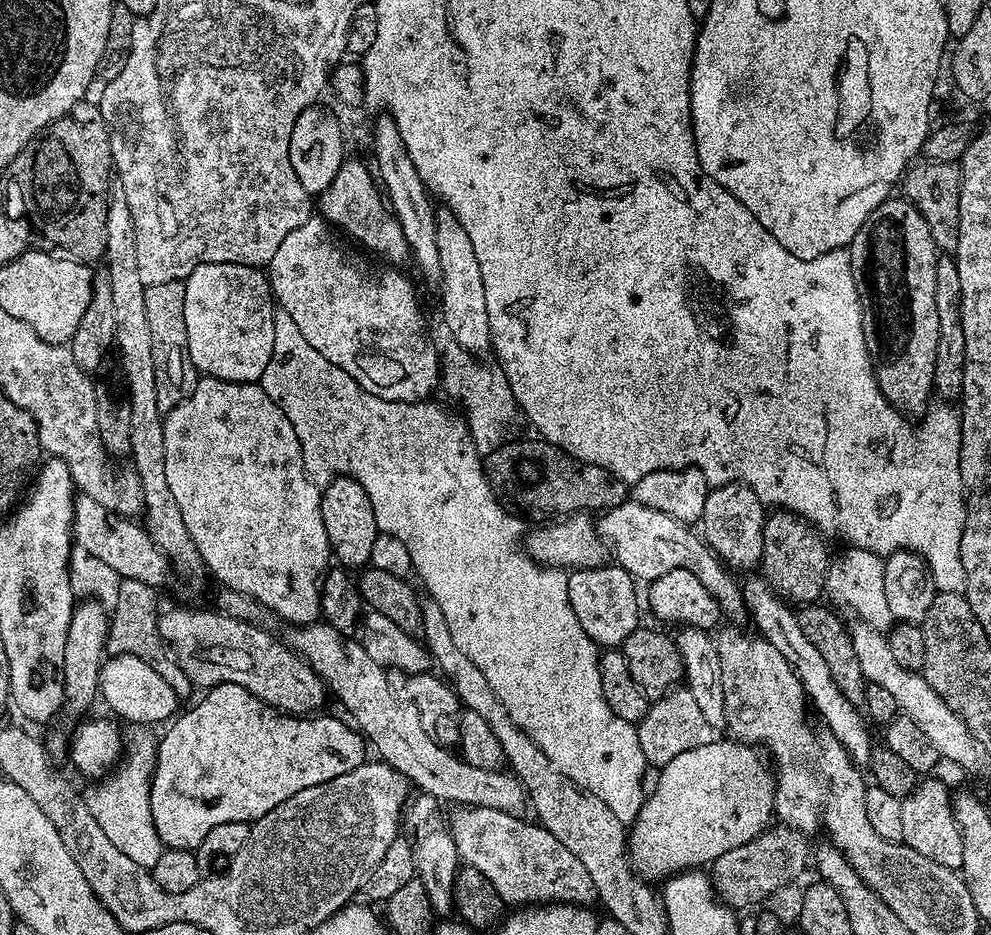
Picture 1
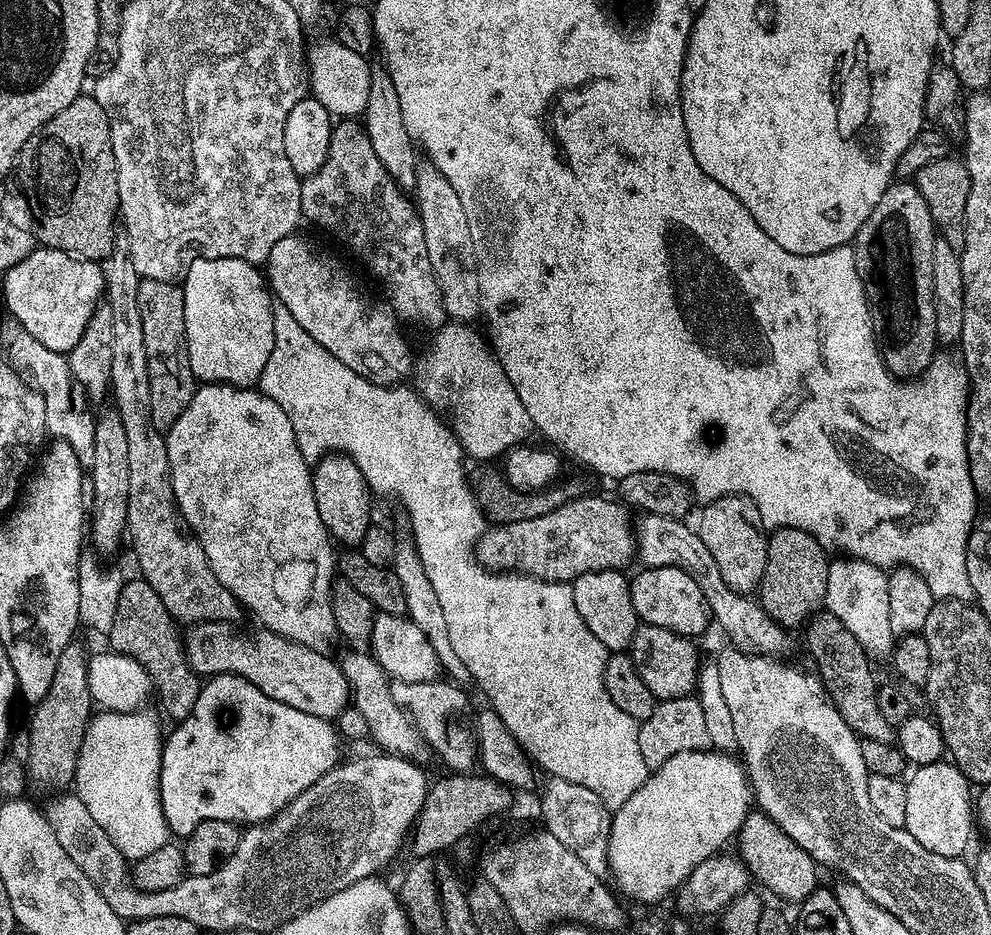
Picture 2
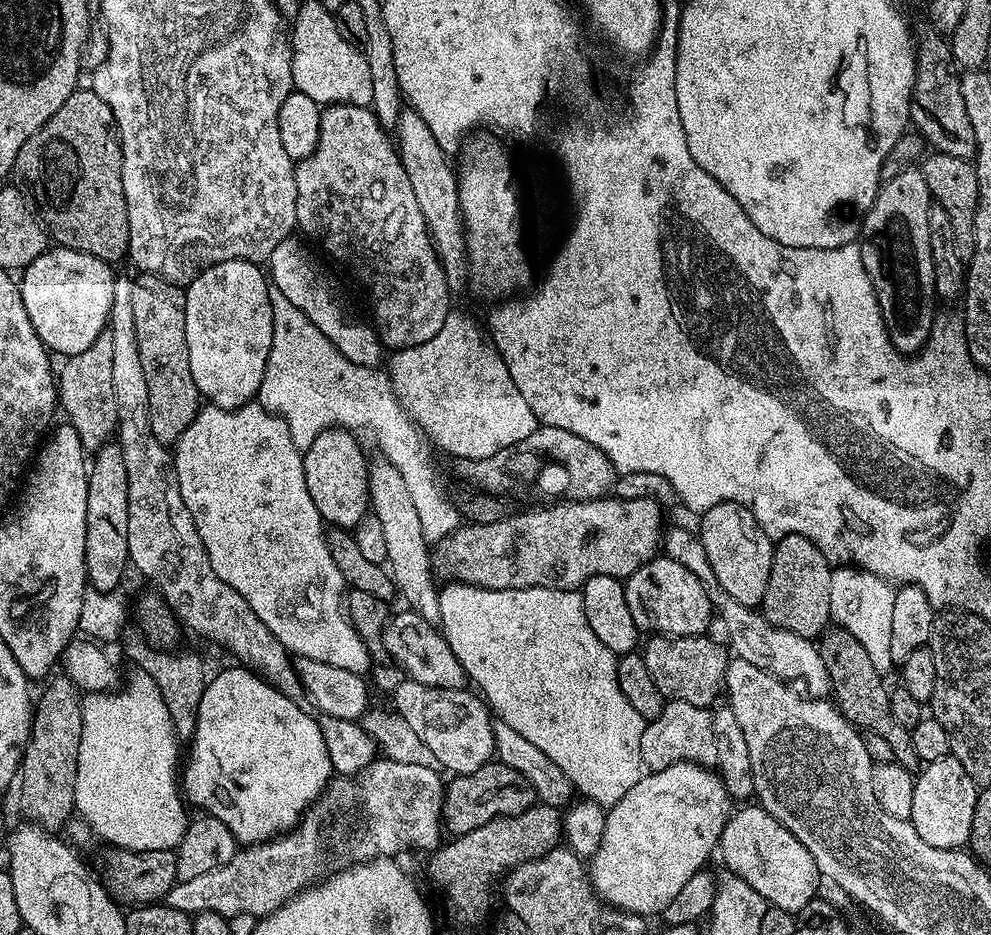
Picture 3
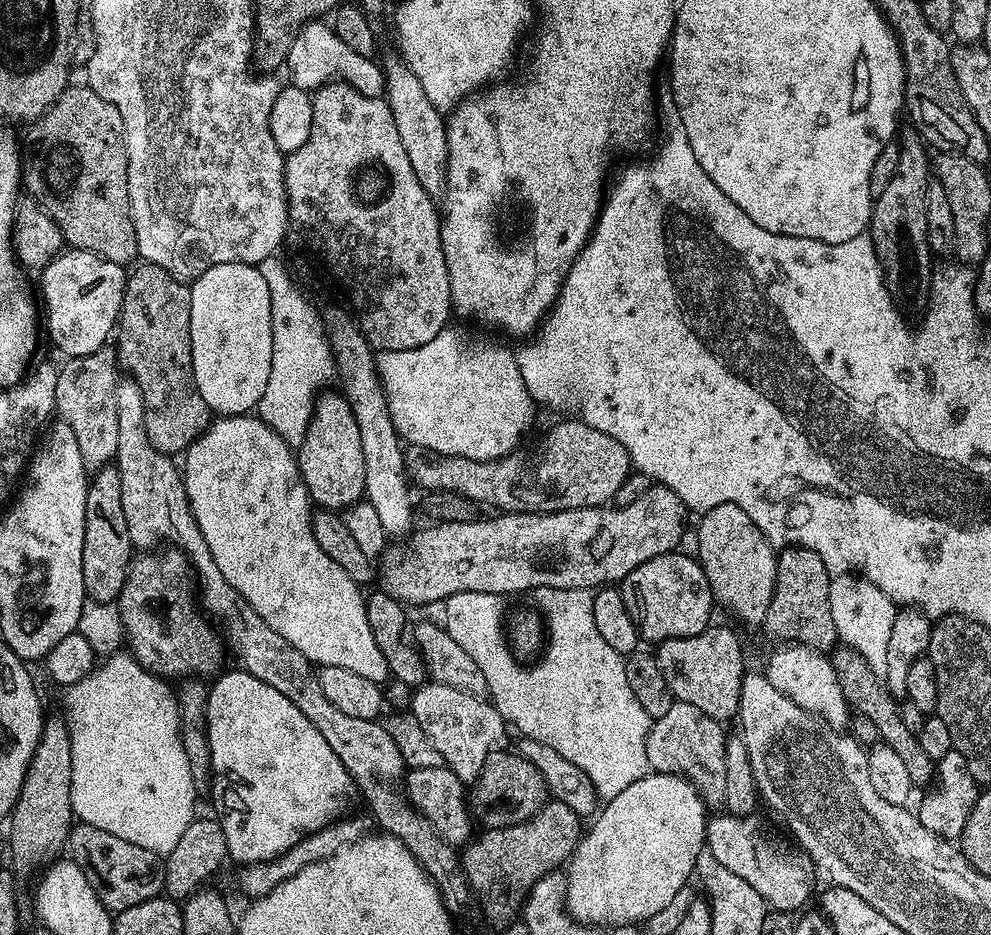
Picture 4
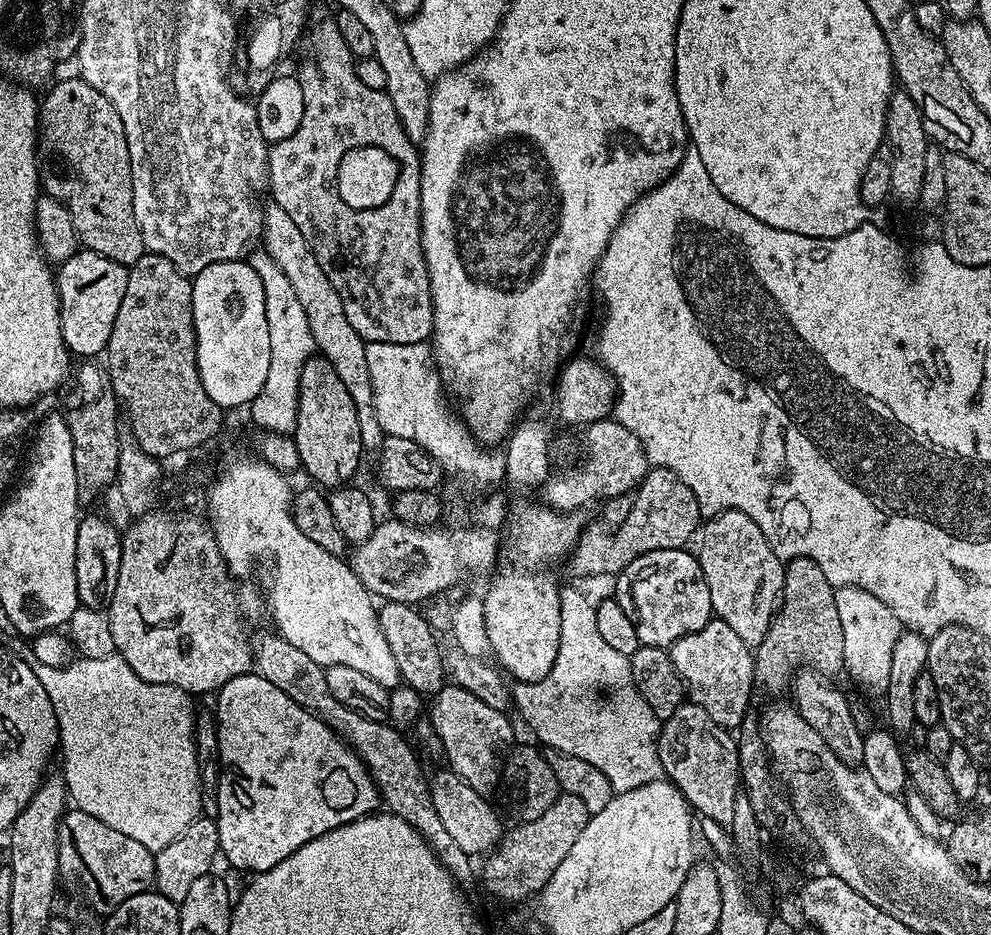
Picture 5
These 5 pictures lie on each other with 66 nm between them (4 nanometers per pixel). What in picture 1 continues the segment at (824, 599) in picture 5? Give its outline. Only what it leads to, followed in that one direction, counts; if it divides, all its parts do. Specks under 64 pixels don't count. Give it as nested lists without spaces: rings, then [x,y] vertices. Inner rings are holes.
[[[783,510],[767,513],[764,522],[762,575],[777,596],[793,605],[803,606],[819,601],[825,595],[830,551],[823,543],[827,544],[815,527],[801,516]]]

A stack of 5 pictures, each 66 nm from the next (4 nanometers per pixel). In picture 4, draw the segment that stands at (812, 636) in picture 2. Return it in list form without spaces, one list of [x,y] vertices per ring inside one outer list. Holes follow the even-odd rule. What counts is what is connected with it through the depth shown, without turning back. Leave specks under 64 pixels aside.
[[[837,646],[831,649],[830,659],[834,666],[834,674],[838,674],[838,683],[842,685],[842,694],[846,694],[849,709],[855,715],[870,718],[878,730],[880,740],[899,754],[901,761],[910,773],[910,782],[914,786],[931,785],[934,780],[934,762],[922,754],[922,742],[918,742],[915,734],[906,730],[905,723],[900,717],[900,708],[895,698],[889,694],[884,681],[866,666],[866,660],[853,648]]]

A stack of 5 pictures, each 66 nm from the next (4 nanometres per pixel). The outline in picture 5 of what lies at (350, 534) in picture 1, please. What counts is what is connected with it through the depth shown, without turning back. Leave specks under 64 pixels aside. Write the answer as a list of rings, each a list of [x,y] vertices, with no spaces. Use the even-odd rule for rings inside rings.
[[[323,358],[307,360],[302,366],[294,439],[303,471],[308,471],[317,480],[313,481],[324,490],[347,485],[351,481],[348,479],[359,470],[360,459],[365,459],[354,398],[350,398],[346,386],[342,386],[342,378],[334,374],[334,366]]]

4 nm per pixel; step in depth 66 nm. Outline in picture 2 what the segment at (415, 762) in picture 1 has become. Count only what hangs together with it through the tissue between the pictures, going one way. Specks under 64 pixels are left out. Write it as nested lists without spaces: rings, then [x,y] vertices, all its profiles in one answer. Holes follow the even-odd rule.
[[[345,651],[344,660],[339,661],[340,669],[346,674],[346,682],[350,700],[354,707],[362,712],[362,718],[367,724],[367,731],[381,744],[385,753],[402,756],[413,762],[419,761],[419,756],[426,752],[426,740],[417,730],[413,717],[407,711],[400,709],[398,701],[392,697],[393,685],[388,673],[382,670],[375,656],[368,652]]]

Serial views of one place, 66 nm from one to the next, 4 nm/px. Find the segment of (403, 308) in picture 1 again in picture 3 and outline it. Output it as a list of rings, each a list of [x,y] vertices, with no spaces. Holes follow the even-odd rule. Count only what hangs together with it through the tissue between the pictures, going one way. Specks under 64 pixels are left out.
[[[296,238],[283,240],[278,242],[278,246],[274,246],[274,254],[270,254],[266,261],[266,272],[270,277],[271,287],[282,290],[282,294],[286,294],[286,298],[290,298],[290,302],[294,302],[294,306],[298,306],[298,310],[302,310],[302,314],[306,314],[306,318],[310,318],[310,322],[314,322],[314,326],[318,326],[318,330],[322,330],[322,334],[330,338],[332,345],[347,360],[362,364],[365,368],[381,367],[380,359],[383,358],[384,352],[386,356],[386,348],[381,344],[375,327],[371,323],[348,324],[343,310],[336,305],[331,290],[320,281],[320,276],[312,265],[311,254]]]

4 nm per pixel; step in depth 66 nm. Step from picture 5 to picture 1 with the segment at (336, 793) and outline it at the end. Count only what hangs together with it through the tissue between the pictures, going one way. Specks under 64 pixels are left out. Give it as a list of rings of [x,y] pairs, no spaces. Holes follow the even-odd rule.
[[[219,684],[207,689],[201,696],[204,697],[189,712],[181,711],[163,729],[163,731],[165,730],[164,737],[161,735],[158,740],[156,769],[152,773],[150,810],[154,818],[154,826],[158,830],[158,838],[165,848],[195,850],[202,842],[202,838],[206,838],[206,834],[210,834],[210,830],[214,826],[218,826],[222,822],[251,822],[262,818],[270,810],[274,810],[274,806],[278,806],[282,802],[286,802],[286,798],[298,794],[298,790],[306,790],[306,786],[318,786],[318,782],[330,782],[330,778],[338,778],[338,774],[346,774],[359,764],[365,763],[365,737],[357,729],[343,725],[342,722],[338,722],[337,718],[332,718],[330,715],[316,714],[311,718],[301,718],[291,714],[278,714],[277,709],[272,708],[265,700],[259,700],[258,697],[250,694],[250,690],[233,684]]]

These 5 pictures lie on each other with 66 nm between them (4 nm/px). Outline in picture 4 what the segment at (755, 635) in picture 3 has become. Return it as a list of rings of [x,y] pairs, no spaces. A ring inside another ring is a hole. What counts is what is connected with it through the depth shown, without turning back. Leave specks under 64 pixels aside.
[[[795,642],[781,643],[768,656],[766,675],[770,686],[774,686],[774,690],[786,694],[786,698],[790,698],[790,702],[794,702],[794,706],[802,706],[802,710],[806,710],[811,716],[818,717],[823,724],[829,724],[834,729],[844,730],[849,727],[850,709],[846,702],[846,694],[842,694],[842,685],[838,683],[838,674],[834,674],[832,661],[823,651],[807,648],[805,644]]]

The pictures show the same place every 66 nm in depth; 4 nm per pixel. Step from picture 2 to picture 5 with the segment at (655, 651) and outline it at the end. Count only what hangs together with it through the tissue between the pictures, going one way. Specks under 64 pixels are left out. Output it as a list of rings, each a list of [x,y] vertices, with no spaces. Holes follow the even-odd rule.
[[[713,618],[706,626],[702,626],[702,630],[686,634],[678,642],[674,642],[670,655],[674,670],[684,681],[691,703],[702,706],[702,710],[706,710],[706,714],[710,714],[710,718],[714,718],[718,726],[736,730],[748,712],[748,703],[752,700],[752,683],[757,683],[758,680],[753,649],[749,648],[746,642],[742,642],[742,638],[738,638],[738,634],[734,634],[734,630],[726,626],[726,622]]]

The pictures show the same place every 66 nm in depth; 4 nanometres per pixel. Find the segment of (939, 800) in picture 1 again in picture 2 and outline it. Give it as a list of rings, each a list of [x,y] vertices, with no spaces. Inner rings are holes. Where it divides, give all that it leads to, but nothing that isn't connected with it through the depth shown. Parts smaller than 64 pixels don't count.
[[[947,759],[922,766],[906,780],[906,822],[904,829],[918,846],[926,846],[930,854],[963,857],[974,832],[974,792],[969,780],[956,764]]]

